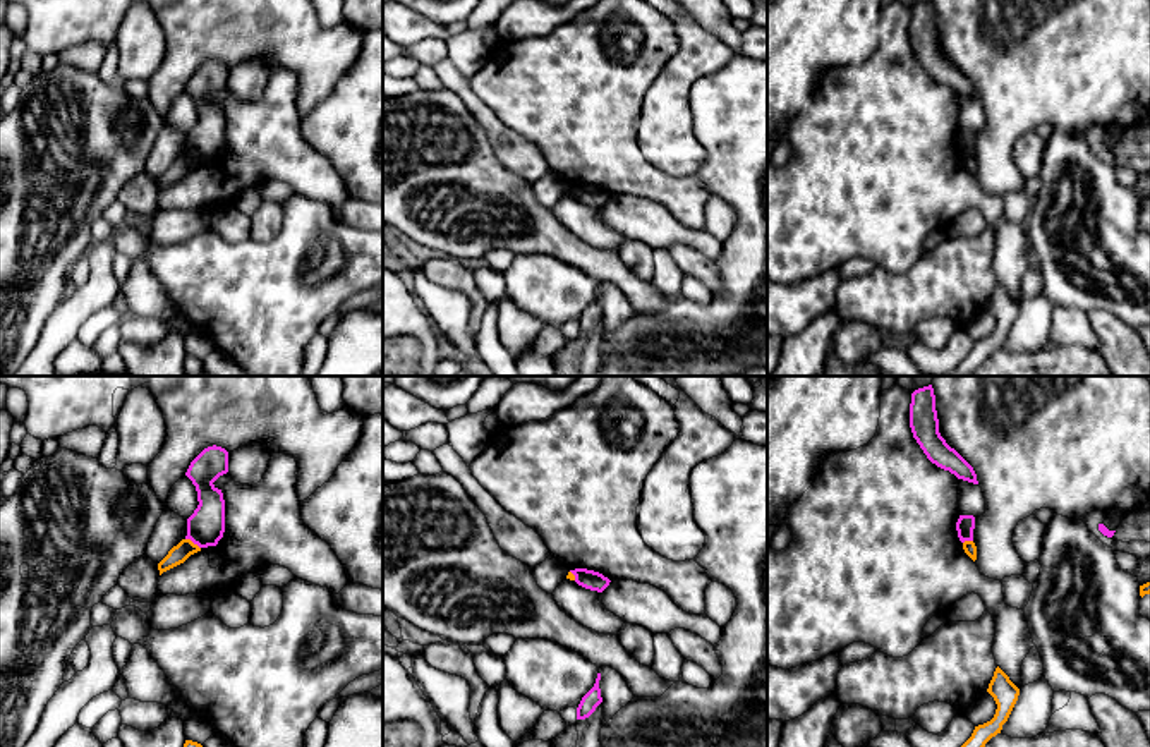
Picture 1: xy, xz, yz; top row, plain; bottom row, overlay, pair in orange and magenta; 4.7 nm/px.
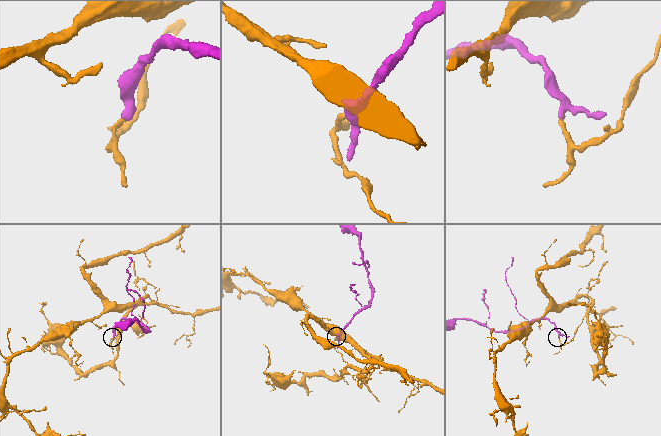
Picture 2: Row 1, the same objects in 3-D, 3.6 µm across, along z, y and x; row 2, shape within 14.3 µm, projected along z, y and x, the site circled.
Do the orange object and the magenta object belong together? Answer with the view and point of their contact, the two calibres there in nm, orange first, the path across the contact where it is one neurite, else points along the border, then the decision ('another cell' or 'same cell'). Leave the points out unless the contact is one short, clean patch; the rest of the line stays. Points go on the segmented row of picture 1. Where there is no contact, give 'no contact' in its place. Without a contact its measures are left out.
contact xy (191, 541); calibres 90 and 180 nm; way xy (179, 553), (191, 541), (205, 528); same cell

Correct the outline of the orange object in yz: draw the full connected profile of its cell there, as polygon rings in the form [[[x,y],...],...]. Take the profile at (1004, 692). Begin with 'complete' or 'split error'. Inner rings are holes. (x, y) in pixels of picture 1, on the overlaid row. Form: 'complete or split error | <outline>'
complete | [[[999,666],[994,671],[987,692],[997,704],[996,714],[990,721],[975,726],[971,737],[961,747],[985,747],[992,737],[1001,733],[1020,695],[1020,689]]]

